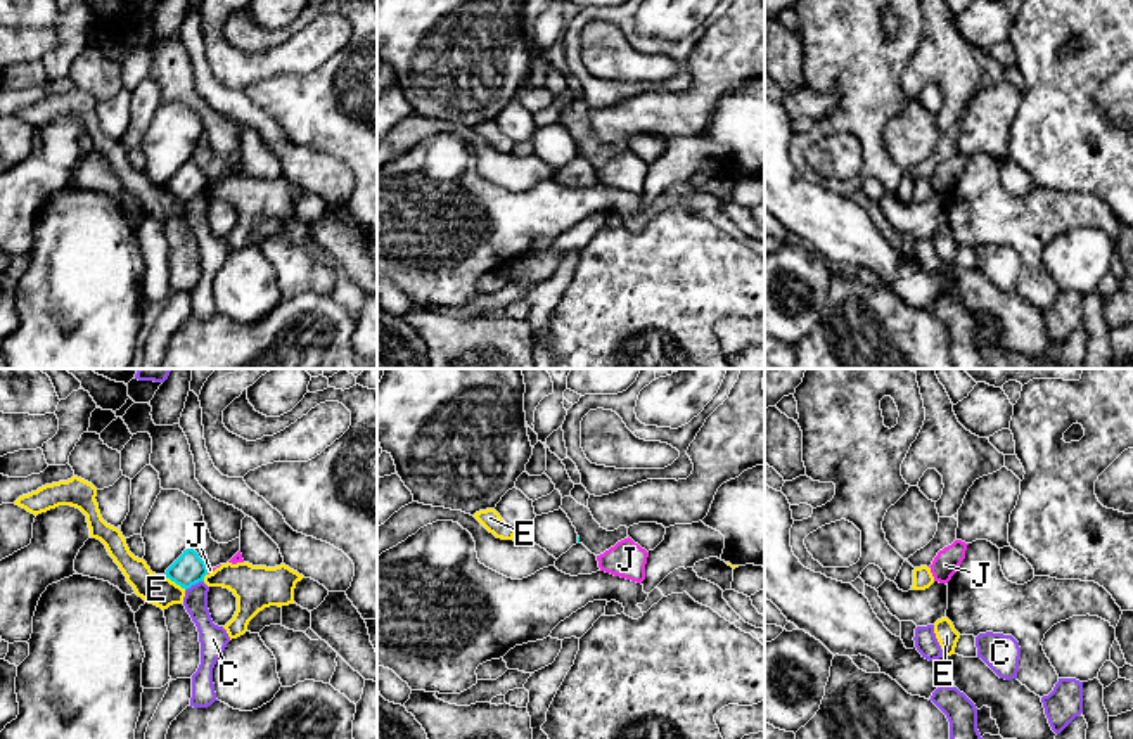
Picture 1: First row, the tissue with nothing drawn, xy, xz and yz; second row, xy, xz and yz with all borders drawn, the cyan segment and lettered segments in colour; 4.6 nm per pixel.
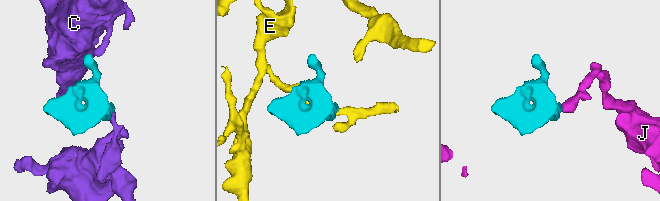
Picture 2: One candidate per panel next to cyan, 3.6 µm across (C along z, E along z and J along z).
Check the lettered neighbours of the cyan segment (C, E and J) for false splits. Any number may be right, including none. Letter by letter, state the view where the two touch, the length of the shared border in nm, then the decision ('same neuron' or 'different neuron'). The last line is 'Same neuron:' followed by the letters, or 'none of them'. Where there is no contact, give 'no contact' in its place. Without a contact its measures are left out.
C: xy | 100 nm | different neuron
E: xy | 130 nm | different neuron
J: xy | 40 nm | different neuron
Same neuron: none of them

